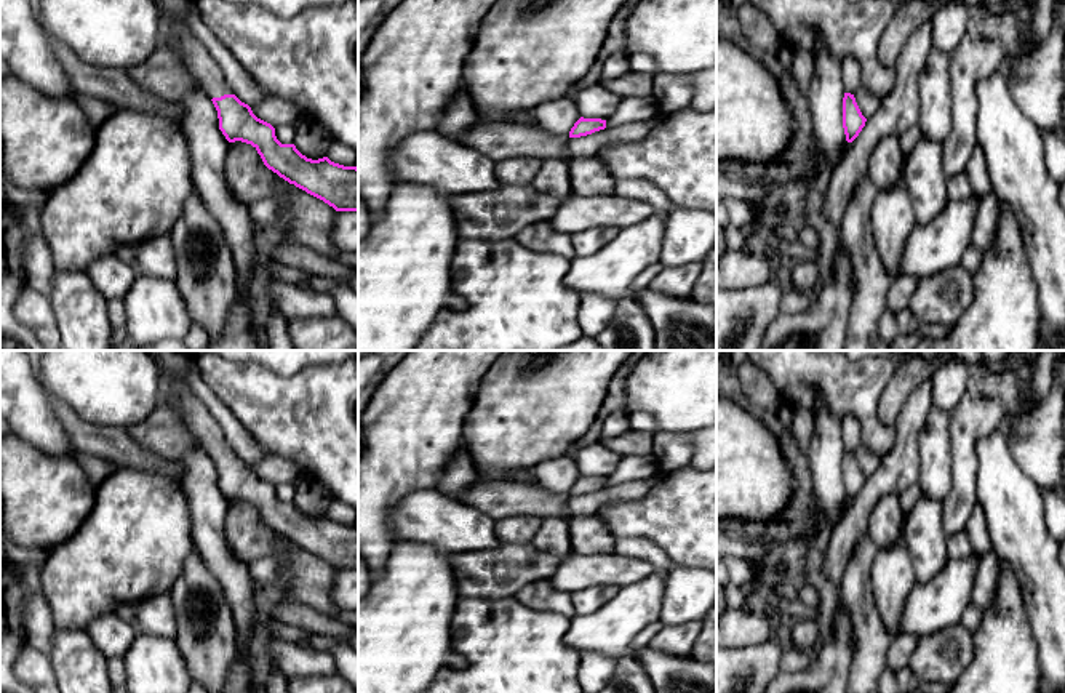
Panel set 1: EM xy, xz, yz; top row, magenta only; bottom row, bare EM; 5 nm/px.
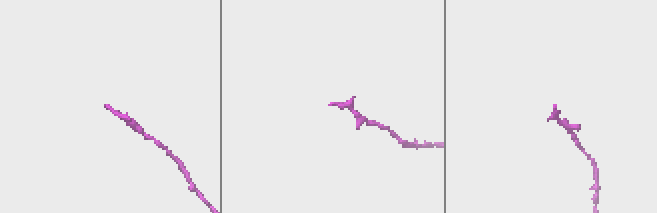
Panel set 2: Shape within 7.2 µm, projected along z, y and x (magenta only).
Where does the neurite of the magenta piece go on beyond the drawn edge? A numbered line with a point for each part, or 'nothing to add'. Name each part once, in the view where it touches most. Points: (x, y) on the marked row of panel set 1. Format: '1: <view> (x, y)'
1: xy (208, 76)

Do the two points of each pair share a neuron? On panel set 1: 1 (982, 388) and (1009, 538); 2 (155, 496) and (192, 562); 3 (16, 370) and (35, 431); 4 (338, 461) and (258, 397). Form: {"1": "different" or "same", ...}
{"1": "different", "2": "different", "3": "same", "4": "same"}

